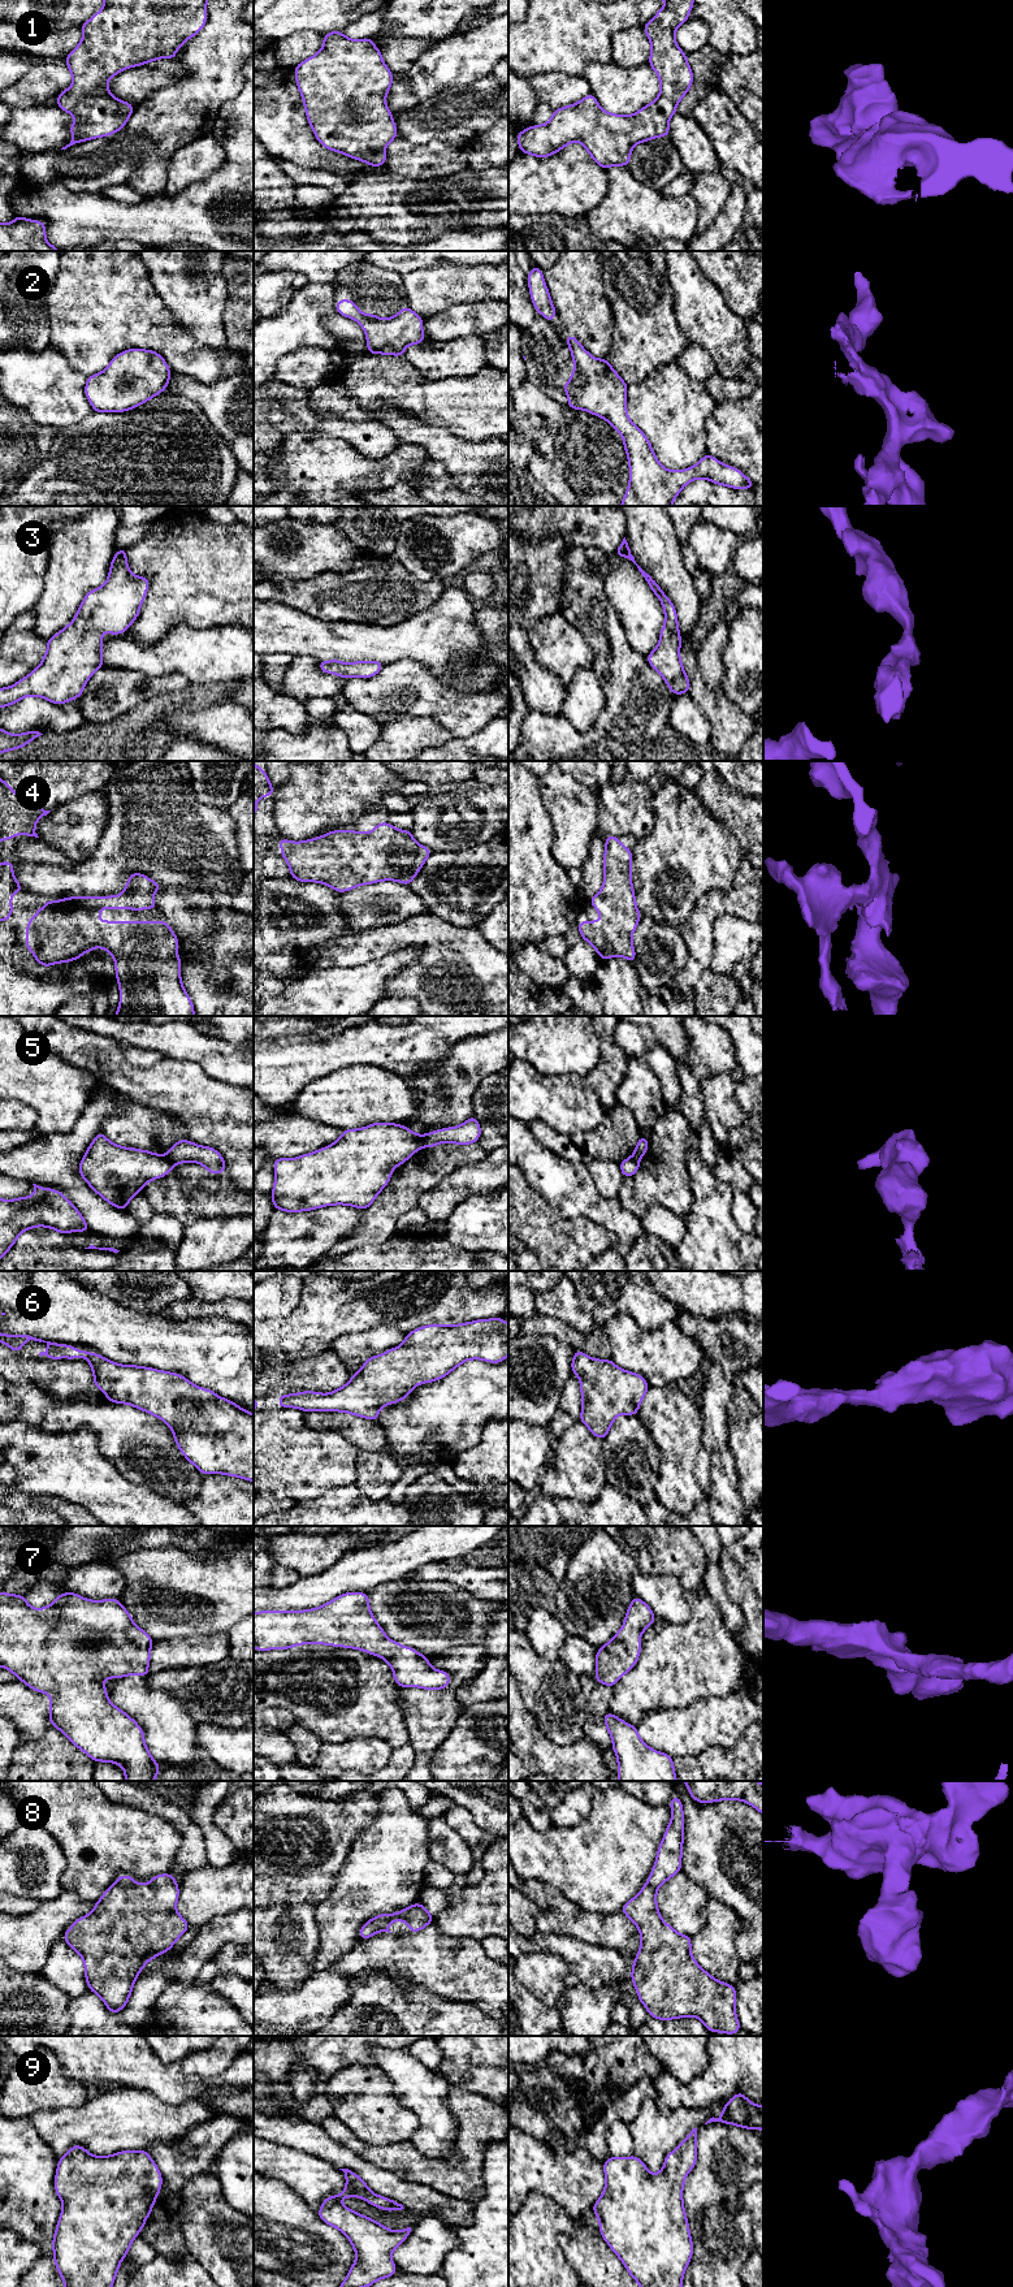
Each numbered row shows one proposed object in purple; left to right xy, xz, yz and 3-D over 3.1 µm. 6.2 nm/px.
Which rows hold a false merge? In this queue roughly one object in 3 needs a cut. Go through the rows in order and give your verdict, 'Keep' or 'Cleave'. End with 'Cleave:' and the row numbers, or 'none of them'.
1: Keep
2: Keep
3: Keep
4: Keep
5: Cleave
6: Keep
7: Keep
8: Keep
9: Keep
Cleave: 5

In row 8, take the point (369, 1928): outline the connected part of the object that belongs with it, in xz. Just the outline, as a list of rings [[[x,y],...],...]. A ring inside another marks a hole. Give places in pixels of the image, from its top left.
[[[414,1903],[399,1912],[395,1914],[381,1914],[371,1918],[359,1931],[359,1938],[368,1940],[377,1932],[389,1932],[389,1925],[391,1921],[406,1921],[411,1933],[419,1932],[430,1923],[433,1923],[433,1916],[430,1912],[420,1903]]]

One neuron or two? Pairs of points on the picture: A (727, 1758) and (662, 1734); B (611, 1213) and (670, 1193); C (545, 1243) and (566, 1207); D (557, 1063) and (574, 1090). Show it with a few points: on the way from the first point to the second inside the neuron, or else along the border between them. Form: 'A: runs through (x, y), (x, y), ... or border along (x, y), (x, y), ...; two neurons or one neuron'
A: border along (735, 1743), (675, 1758); two neurons
B: border along (618, 1198), (627, 1210), (640, 1219); two neurons
C: border along (539, 1194), (559, 1215), (585, 1217), (591, 1220); two neurons
D: border along (535, 1068), (548, 1076), (579, 1075), (583, 1077); two neurons

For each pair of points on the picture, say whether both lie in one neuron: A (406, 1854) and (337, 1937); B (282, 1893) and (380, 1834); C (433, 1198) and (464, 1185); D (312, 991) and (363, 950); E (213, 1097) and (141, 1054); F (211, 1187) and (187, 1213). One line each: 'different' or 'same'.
A: same
B: different
C: same
D: different
E: different
F: same

